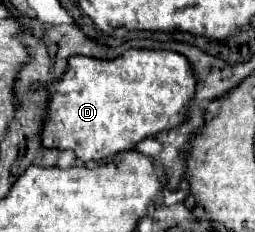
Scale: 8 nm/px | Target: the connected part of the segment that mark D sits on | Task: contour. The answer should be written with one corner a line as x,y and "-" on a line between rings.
128,50
116,60
72,56
68,64
70,68
66,70
66,74
50,84
52,92
48,108
48,126
42,132
42,144
60,150
74,150
76,156
84,162
108,160
112,156
118,156
120,152
134,150
136,144
148,136
178,128
186,120
190,102
196,94
196,80
192,68
188,68
188,60
184,60
184,56
180,56
178,52

